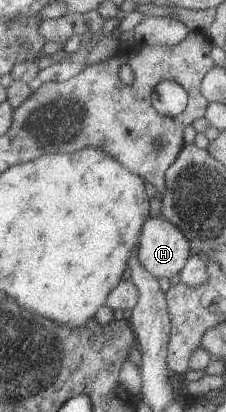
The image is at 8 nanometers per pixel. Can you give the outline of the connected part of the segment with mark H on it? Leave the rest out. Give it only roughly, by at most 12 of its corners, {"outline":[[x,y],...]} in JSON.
{"outline":[[164,215],[146,220],[138,259],[174,279],[192,254]]}

